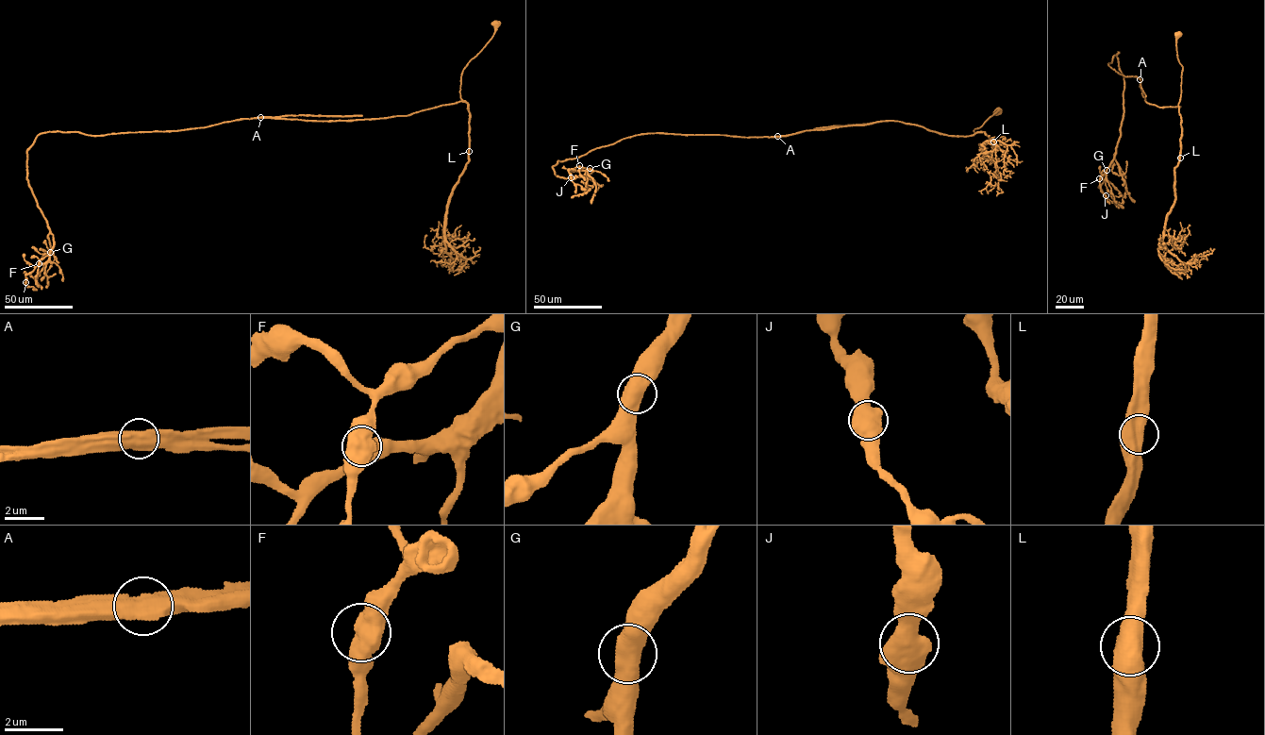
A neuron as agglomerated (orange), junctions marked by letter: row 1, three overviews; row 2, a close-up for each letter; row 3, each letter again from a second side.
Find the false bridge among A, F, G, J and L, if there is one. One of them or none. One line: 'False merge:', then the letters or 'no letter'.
False merge: A

